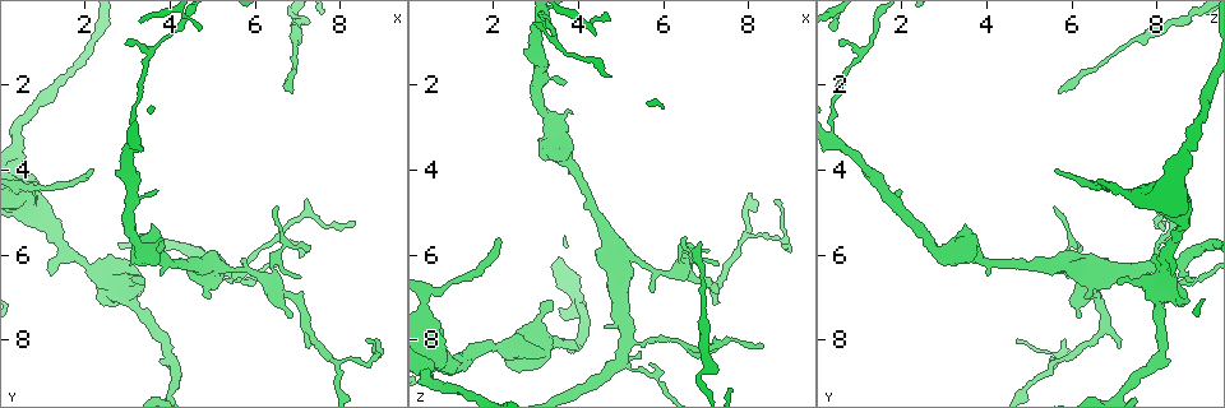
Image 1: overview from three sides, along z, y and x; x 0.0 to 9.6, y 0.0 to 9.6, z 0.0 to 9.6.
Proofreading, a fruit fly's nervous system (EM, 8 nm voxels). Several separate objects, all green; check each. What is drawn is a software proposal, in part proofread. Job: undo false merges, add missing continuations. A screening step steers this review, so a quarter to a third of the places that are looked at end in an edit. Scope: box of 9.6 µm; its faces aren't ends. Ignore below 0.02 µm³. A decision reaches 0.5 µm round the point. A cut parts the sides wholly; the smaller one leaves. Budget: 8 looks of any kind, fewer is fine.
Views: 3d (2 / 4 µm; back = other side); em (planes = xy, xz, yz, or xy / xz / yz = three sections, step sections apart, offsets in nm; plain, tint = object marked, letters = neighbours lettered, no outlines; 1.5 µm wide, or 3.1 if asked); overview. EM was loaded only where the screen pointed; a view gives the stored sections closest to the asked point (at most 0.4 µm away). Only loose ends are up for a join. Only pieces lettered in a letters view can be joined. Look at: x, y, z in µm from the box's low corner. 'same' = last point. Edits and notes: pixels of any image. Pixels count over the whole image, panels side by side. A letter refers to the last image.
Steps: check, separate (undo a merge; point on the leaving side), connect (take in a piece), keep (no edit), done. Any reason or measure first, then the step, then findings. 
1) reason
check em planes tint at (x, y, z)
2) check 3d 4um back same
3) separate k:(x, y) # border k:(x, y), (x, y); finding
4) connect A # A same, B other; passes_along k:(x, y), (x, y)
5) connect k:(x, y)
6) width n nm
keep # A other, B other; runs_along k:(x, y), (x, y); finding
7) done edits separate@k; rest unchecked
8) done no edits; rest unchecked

a fork
check em planes letters at (2.95, 6.90, 8.05)

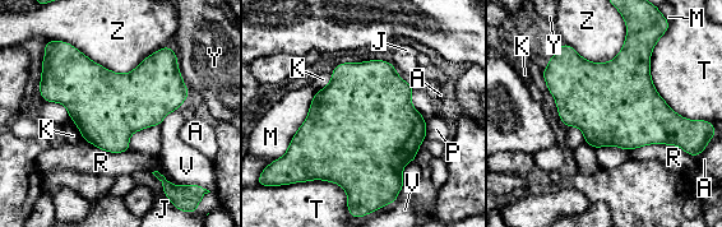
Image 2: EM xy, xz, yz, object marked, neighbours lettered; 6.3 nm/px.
keep # A other, J other, K other, M other, P other, R other, T other, V other, Y other, Z other; all the same neuron

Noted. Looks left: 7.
an open end
check em planes letters at (6.80, 7.50, 6.15)

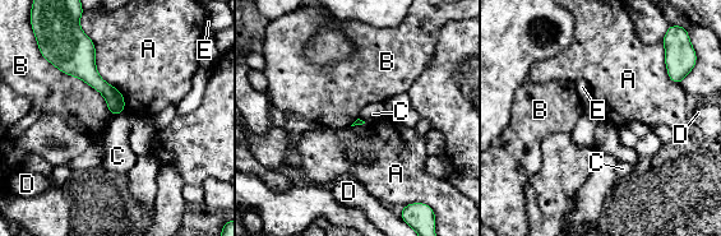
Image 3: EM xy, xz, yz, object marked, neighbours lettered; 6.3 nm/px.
keep # A other, B other, C other, D other, E other; border 3:(125, 106), (114, 116); no lettered piece goes on from it

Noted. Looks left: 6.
an open end
check 3d 2um at (8.70, 7.95, 4.70)

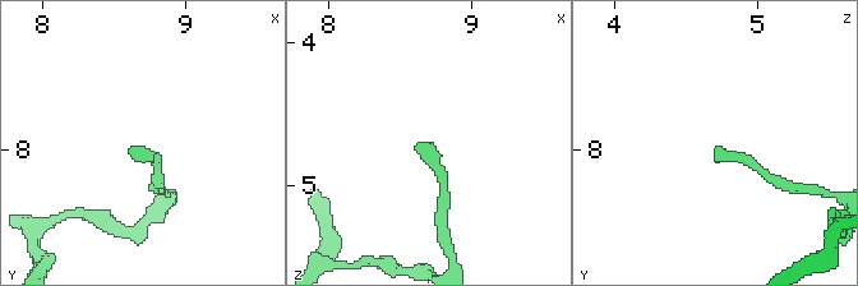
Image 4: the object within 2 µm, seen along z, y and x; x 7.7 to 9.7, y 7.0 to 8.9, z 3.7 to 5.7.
now the EM
check em planes letters at (8.66, 8.00, 4.68)

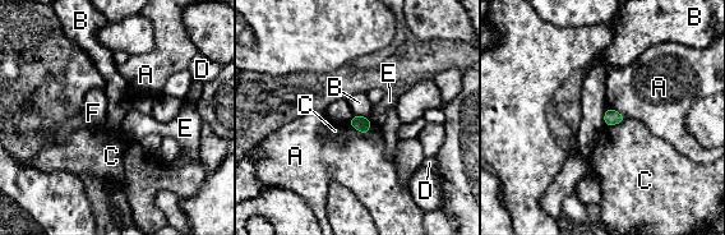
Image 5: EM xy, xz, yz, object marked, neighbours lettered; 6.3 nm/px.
longest_contact C 160 nm
keep # A other, B other, C other, D other, E other, F other; border 5:(608, 107), (603, 115), (603, 125); no lettered piece goes on from it

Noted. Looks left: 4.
done no edits; rest unchecked

